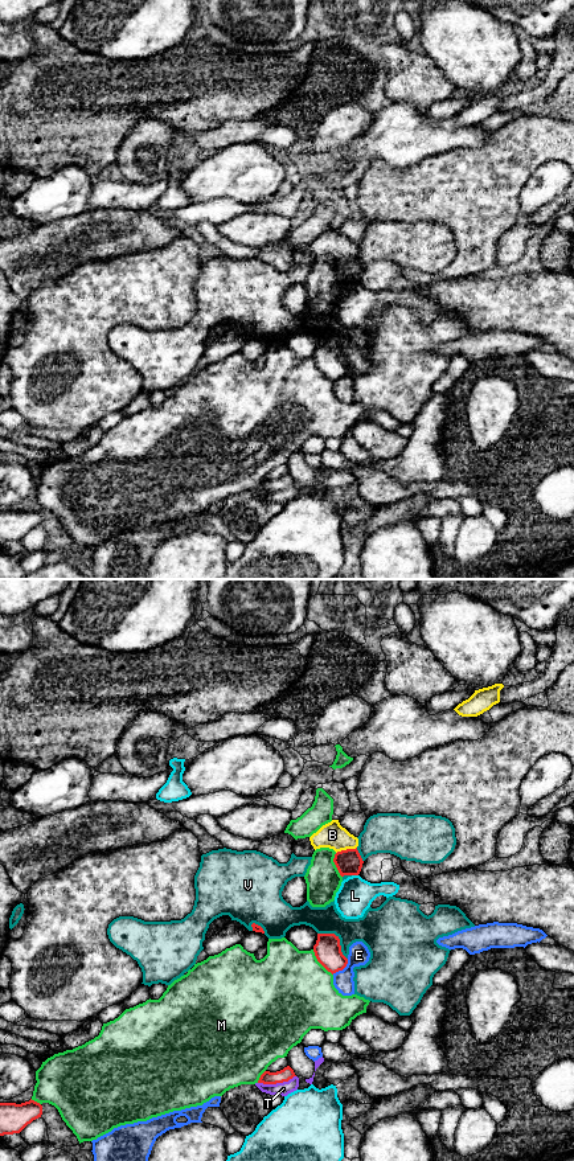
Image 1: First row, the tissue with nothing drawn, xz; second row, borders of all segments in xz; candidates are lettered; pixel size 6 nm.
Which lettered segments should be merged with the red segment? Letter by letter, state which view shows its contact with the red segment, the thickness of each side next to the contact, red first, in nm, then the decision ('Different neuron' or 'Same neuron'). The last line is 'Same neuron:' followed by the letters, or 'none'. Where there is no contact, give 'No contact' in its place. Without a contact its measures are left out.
B: Touches red in xz. Thickness 160 nm (red) against 160 nm. Different neuron
E: Touches red in xz. Thickness 160 nm (red) against 130 nm. Different neuron
L: Touches red in xz. Thickness 160 nm (red) against 220 nm. Different neuron
M: Touches red in xz. Thickness 160 nm (red) against 500 nm. Different neuron
T: Touches red in xz. Thickness 80 nm (red) against 80 nm. Different neuron
V: Touches red in xz. Thickness 160 nm (red) against 240 nm. Different neuron
Same neuron: none

